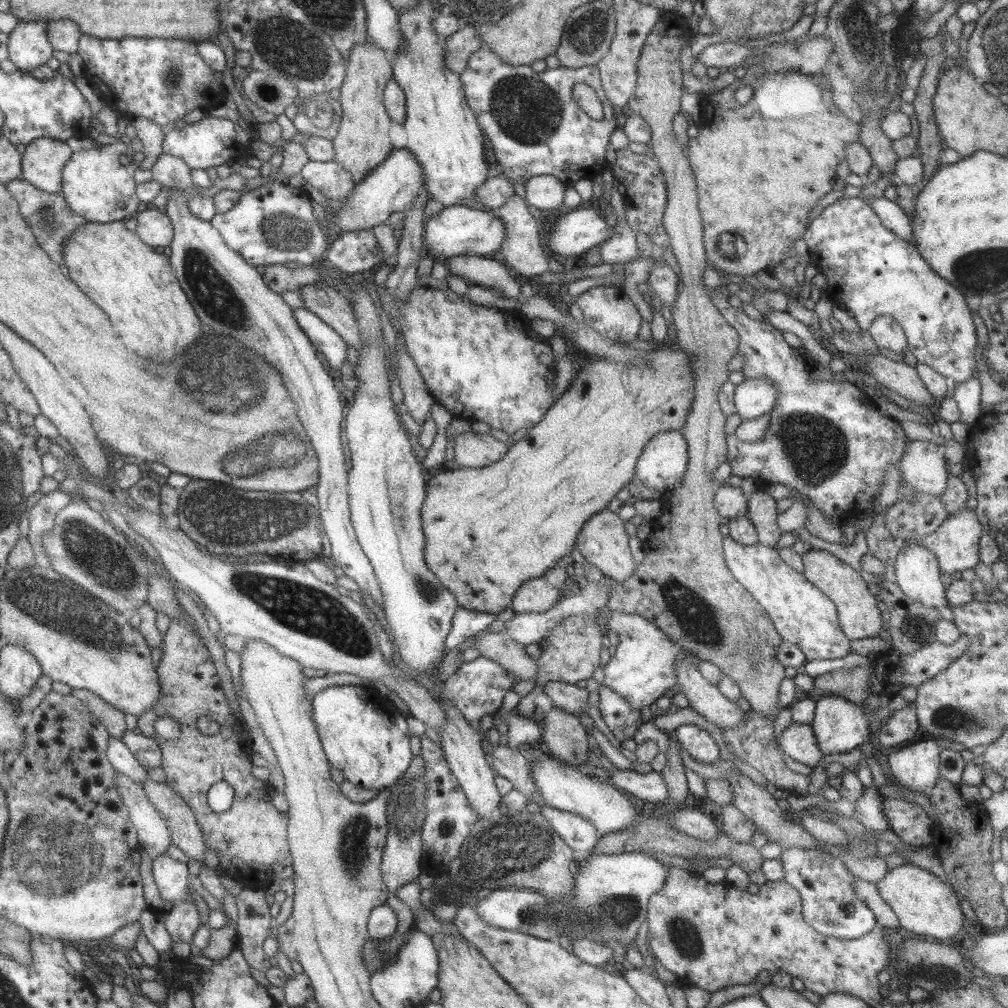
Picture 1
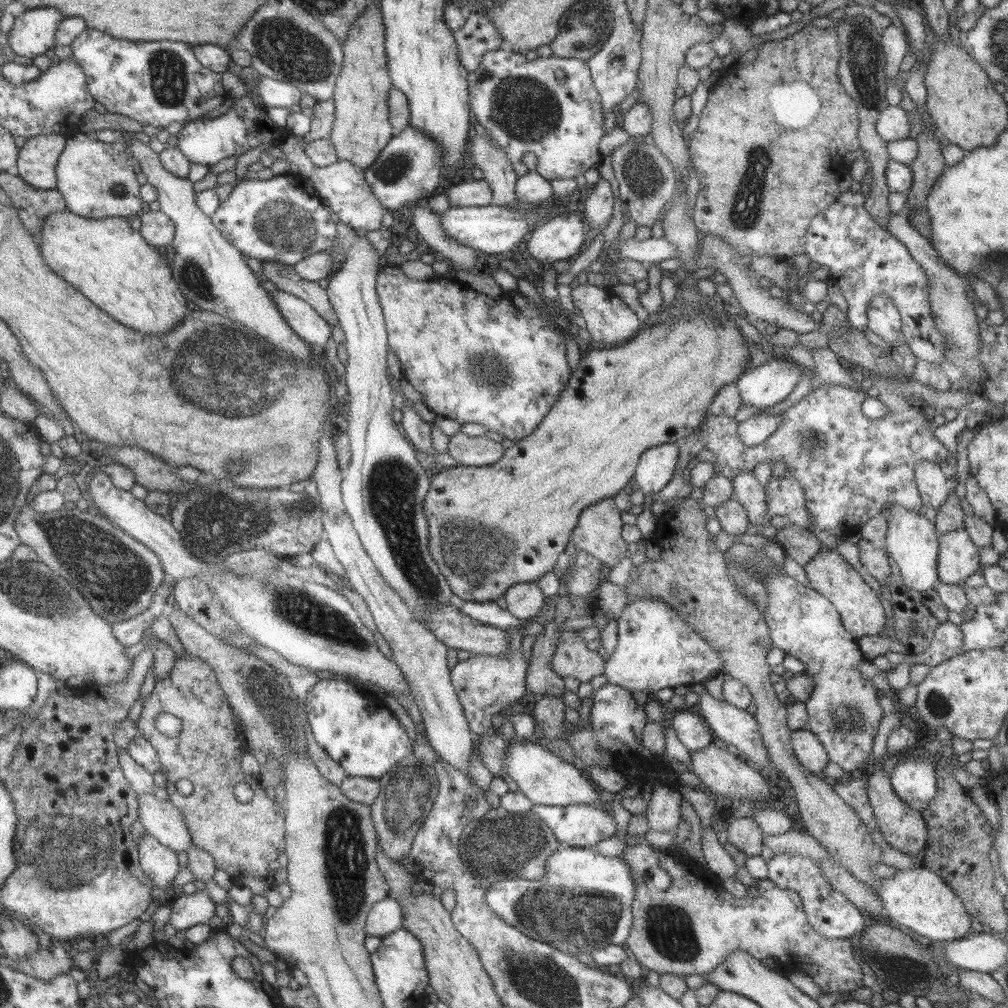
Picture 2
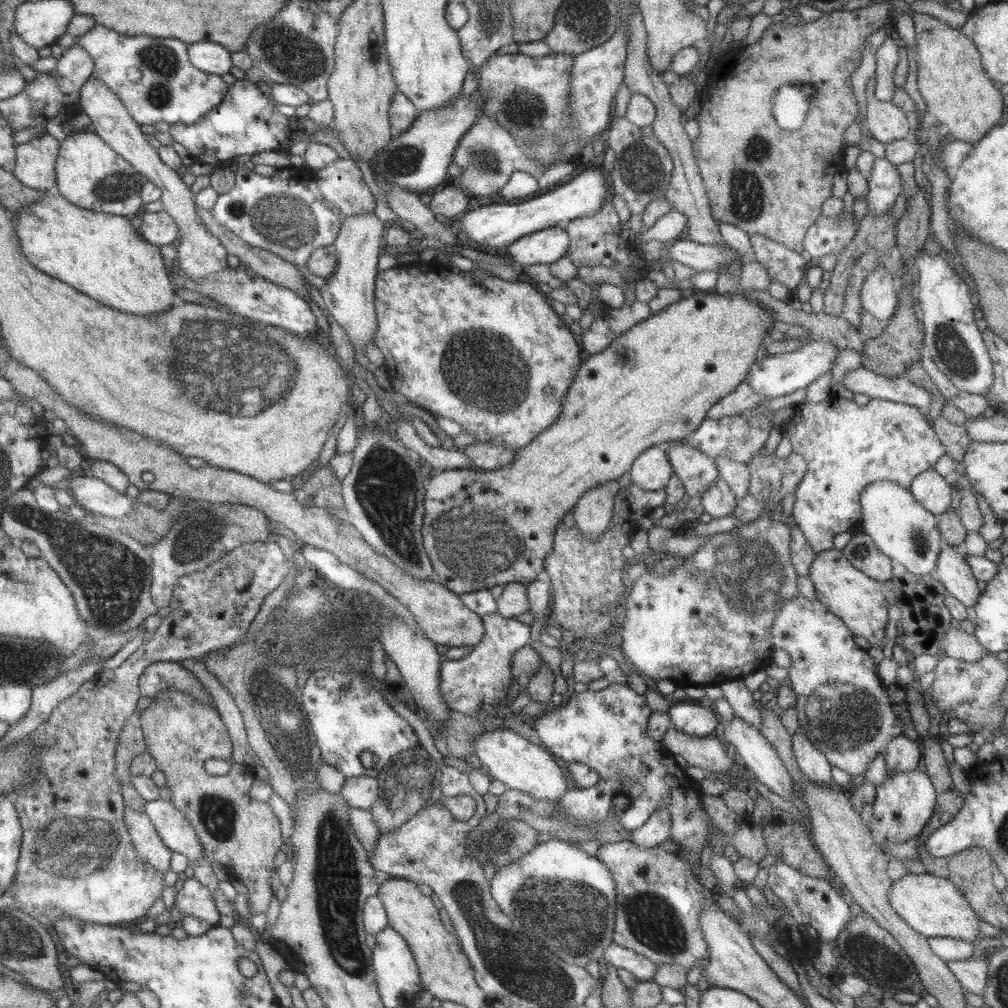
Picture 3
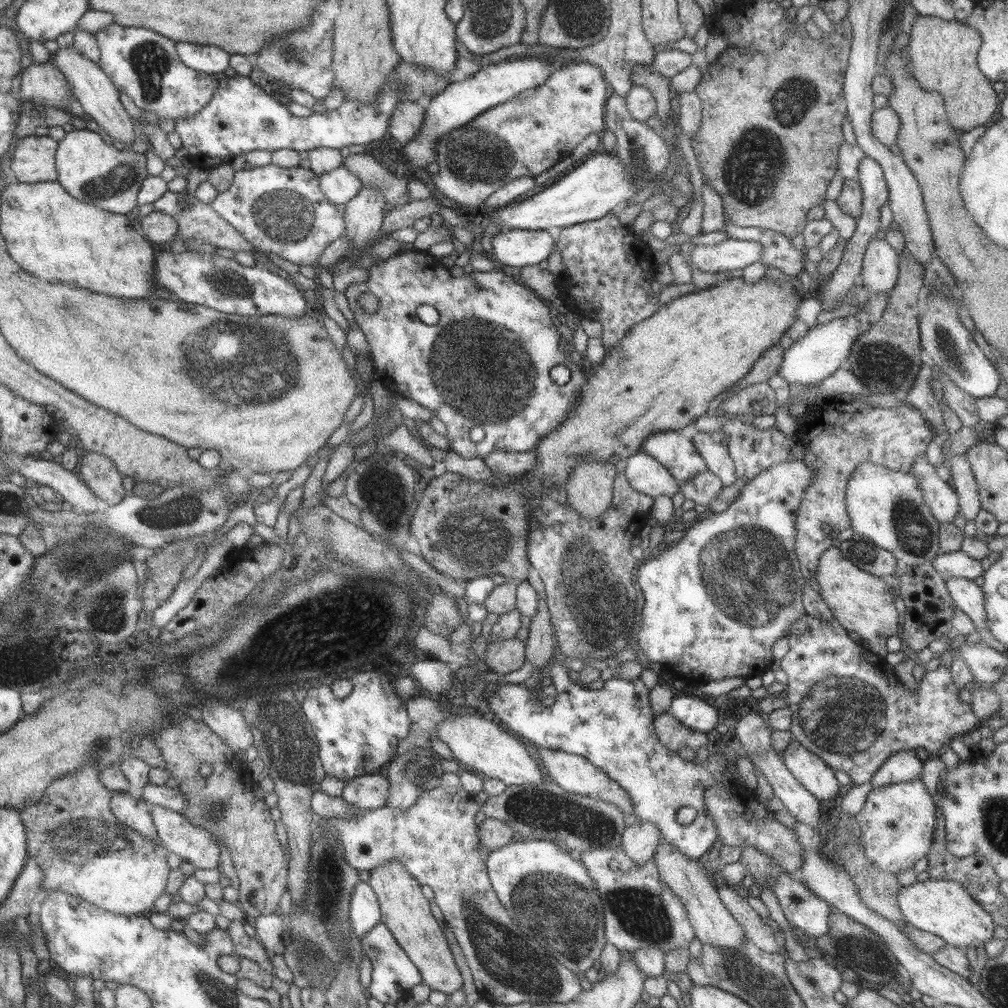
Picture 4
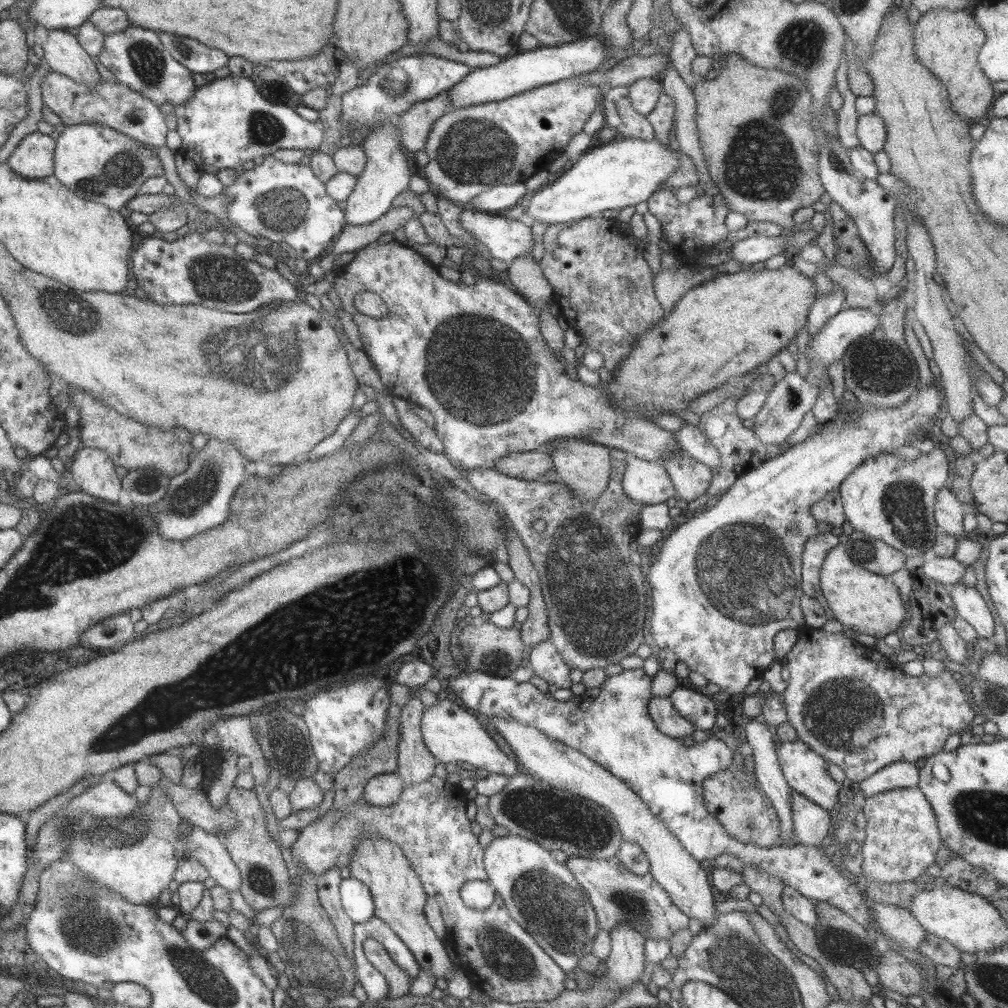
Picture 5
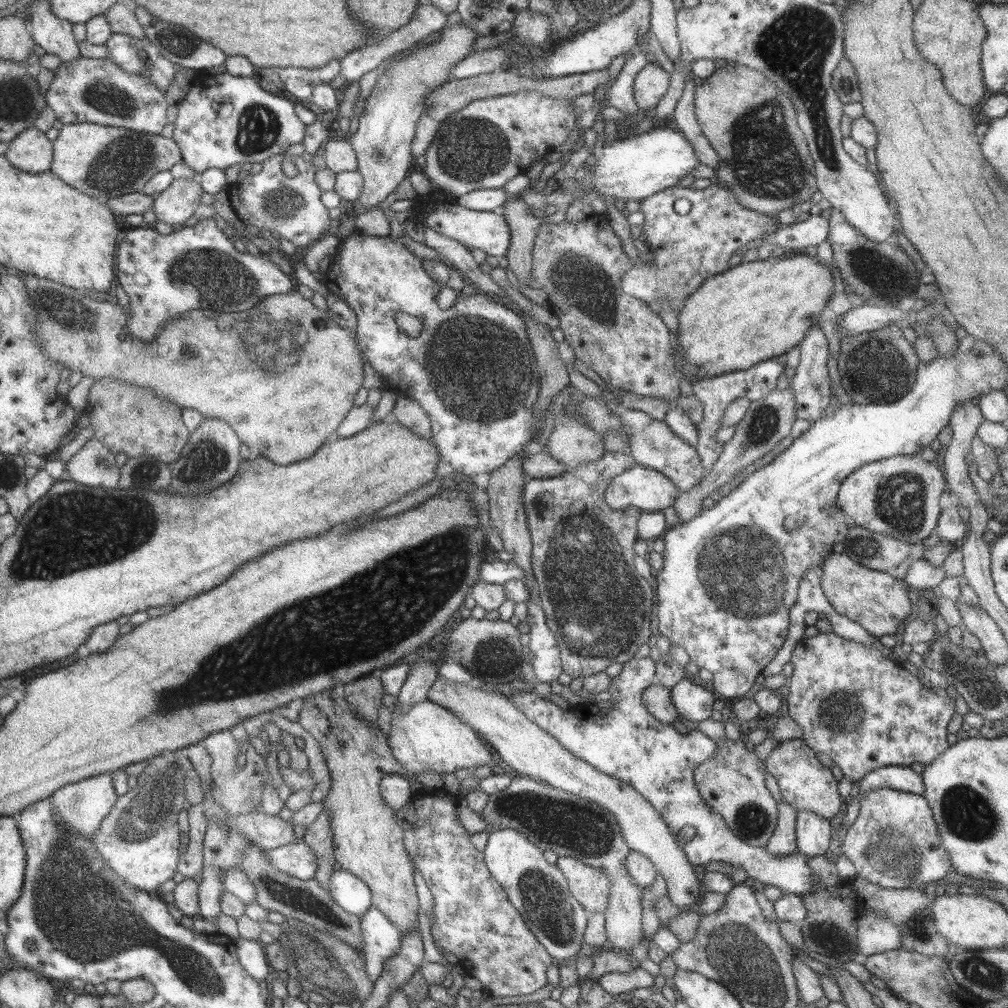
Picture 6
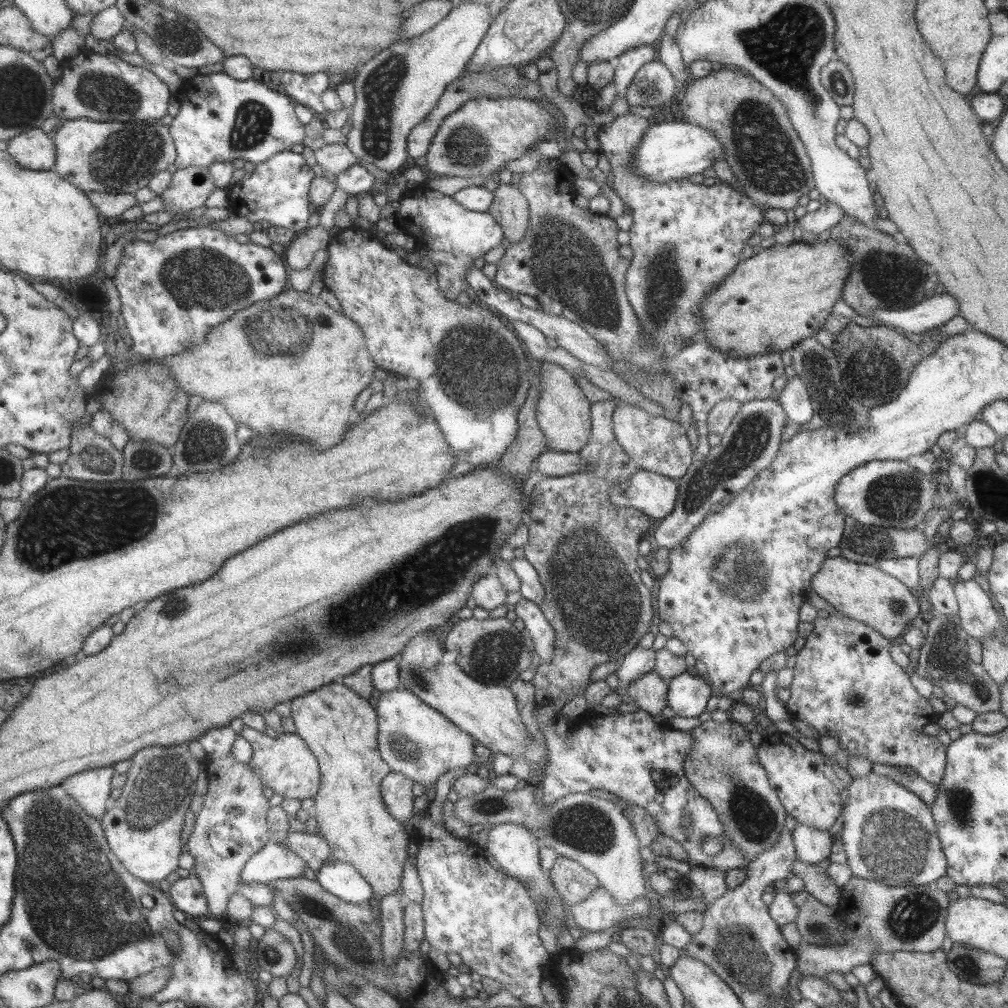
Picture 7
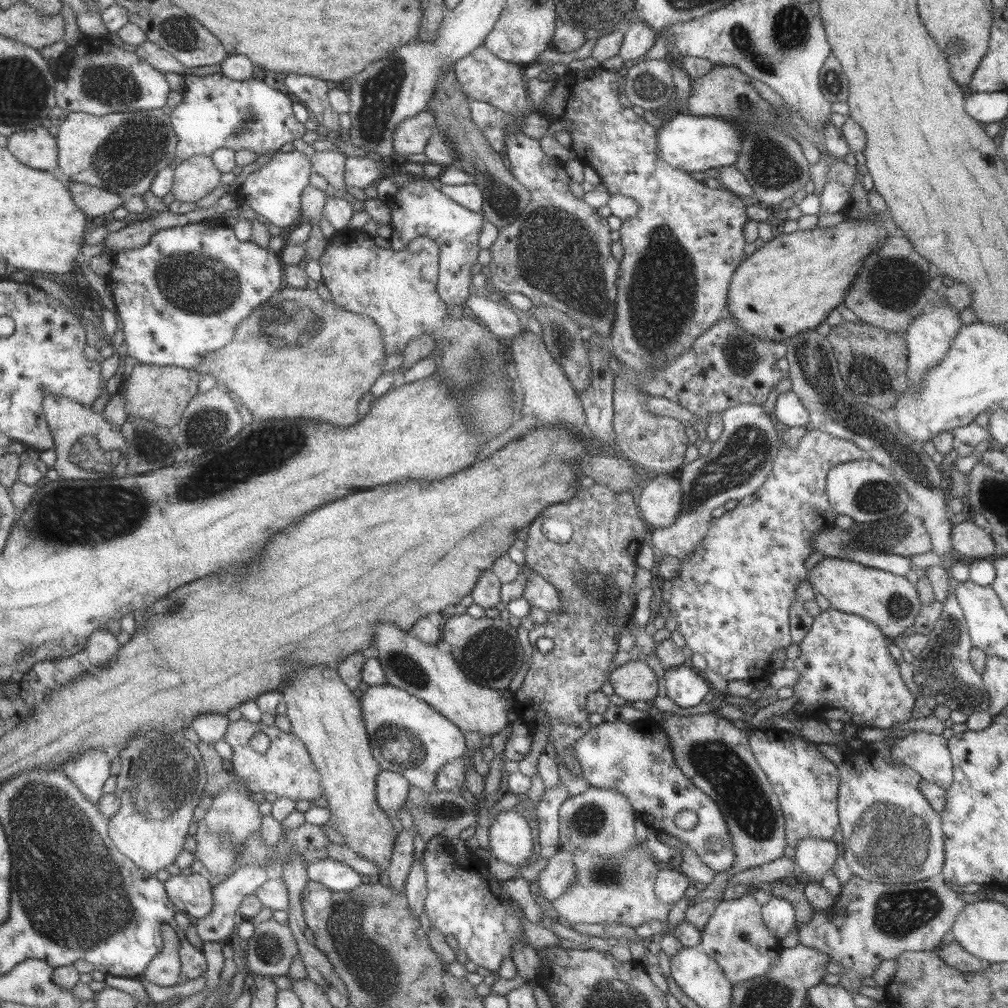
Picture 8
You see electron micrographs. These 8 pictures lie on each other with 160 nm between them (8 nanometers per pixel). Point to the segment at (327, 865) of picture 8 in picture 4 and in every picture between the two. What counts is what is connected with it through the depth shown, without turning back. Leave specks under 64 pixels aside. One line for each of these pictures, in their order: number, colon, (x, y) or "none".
4: (364, 912)
5: (355, 898)
6: (352, 895)
7: (340, 879)

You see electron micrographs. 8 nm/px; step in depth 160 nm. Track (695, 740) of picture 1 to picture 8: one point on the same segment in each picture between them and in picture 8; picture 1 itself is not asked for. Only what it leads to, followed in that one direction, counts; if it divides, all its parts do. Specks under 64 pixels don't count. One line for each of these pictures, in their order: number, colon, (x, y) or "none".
2: (691, 731)
3: (694, 719)
4: (692, 712)
5: (699, 709)
6: (692, 702)
7: (687, 694)
8: (683, 686)

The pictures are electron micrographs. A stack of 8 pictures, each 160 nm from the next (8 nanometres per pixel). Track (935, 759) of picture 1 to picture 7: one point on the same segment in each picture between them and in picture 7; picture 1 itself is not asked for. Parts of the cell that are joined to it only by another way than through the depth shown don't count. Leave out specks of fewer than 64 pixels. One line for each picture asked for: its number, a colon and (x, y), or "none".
2: (913, 781)
3: (904, 802)
4: (896, 822)
5: (901, 839)
6: (893, 842)
7: (888, 834)

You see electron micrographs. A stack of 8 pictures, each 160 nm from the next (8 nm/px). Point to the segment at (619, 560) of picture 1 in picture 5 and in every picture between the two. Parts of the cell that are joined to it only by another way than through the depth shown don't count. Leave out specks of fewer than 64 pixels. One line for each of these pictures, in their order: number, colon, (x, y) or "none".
2: (598, 530)
3: (592, 510)
4: (588, 488)
5: (583, 466)

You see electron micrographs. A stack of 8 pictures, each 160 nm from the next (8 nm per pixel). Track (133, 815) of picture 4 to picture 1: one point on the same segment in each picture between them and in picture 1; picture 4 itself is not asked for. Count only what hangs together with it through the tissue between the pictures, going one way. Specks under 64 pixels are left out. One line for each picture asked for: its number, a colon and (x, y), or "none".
1: (171, 877)
2: (157, 862)
3: (149, 848)

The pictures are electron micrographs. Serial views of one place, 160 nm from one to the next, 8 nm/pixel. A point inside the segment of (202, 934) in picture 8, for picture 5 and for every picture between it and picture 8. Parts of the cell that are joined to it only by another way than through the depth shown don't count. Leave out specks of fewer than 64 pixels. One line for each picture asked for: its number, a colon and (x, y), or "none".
5: (499, 958)
6: (296, 860)
7: (273, 862)

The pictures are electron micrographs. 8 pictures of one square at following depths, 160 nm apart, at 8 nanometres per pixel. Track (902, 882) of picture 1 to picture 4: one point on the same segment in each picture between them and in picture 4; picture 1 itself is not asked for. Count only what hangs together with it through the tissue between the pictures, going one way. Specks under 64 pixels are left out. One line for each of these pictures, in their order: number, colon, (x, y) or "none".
2: (918, 900)
3: (933, 906)
4: (943, 907)

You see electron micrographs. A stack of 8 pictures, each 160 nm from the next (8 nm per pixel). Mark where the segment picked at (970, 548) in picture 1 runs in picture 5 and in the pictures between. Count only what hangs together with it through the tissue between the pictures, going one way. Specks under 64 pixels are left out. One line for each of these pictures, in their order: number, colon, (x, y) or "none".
2: (958, 558)
3: (952, 571)
4: (967, 595)
5: (969, 605)

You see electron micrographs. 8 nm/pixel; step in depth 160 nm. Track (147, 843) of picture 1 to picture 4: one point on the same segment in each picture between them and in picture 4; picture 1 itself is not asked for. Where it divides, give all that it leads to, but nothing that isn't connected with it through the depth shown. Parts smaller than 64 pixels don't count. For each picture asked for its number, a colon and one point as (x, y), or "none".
2: (159, 818)
3: (173, 828)
4: (194, 845)

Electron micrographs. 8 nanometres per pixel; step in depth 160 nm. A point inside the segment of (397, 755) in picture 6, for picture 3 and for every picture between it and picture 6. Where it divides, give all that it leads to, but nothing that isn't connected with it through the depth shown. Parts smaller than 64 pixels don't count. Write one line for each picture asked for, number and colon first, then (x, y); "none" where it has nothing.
3: (521, 765)
4: (488, 749)
5: (450, 734)

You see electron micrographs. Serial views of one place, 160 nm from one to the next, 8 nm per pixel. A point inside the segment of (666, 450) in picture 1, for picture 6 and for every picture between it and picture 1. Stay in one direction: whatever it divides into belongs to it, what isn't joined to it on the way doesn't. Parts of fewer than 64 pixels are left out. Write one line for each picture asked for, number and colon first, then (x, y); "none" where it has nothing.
2: (656, 465)
3: (650, 470)
4: (645, 475)
5: (645, 482)
6: (645, 489)

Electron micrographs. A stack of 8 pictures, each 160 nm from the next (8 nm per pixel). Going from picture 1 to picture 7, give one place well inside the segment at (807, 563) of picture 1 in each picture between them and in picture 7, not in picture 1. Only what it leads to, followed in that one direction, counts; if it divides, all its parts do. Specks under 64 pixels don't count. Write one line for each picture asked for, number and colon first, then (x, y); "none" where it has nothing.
2: (828, 573)
3: (859, 601)
4: (859, 601)
5: (868, 603)
6: (876, 600)
7: (862, 592)

